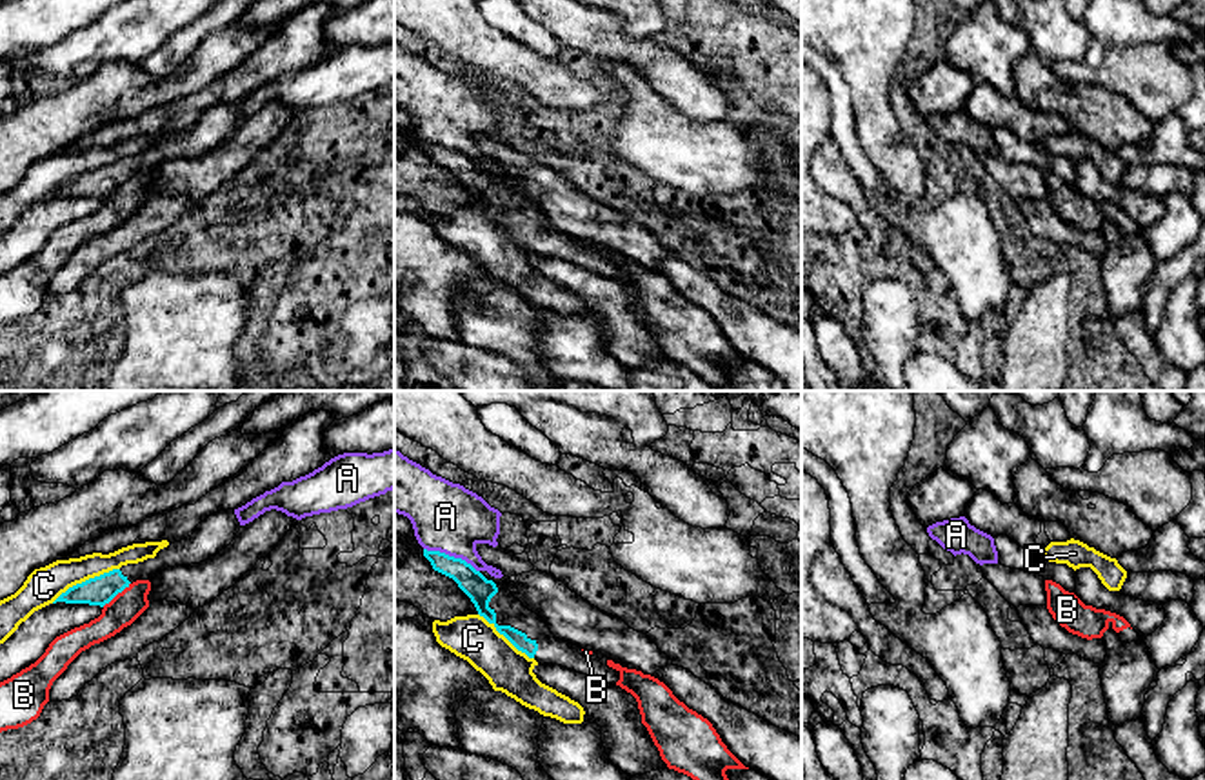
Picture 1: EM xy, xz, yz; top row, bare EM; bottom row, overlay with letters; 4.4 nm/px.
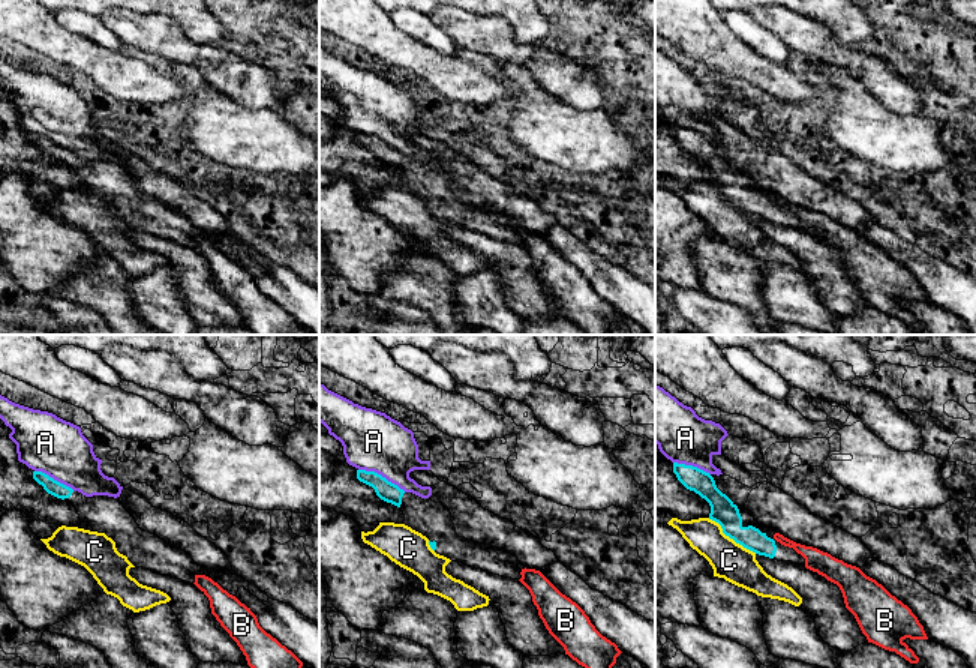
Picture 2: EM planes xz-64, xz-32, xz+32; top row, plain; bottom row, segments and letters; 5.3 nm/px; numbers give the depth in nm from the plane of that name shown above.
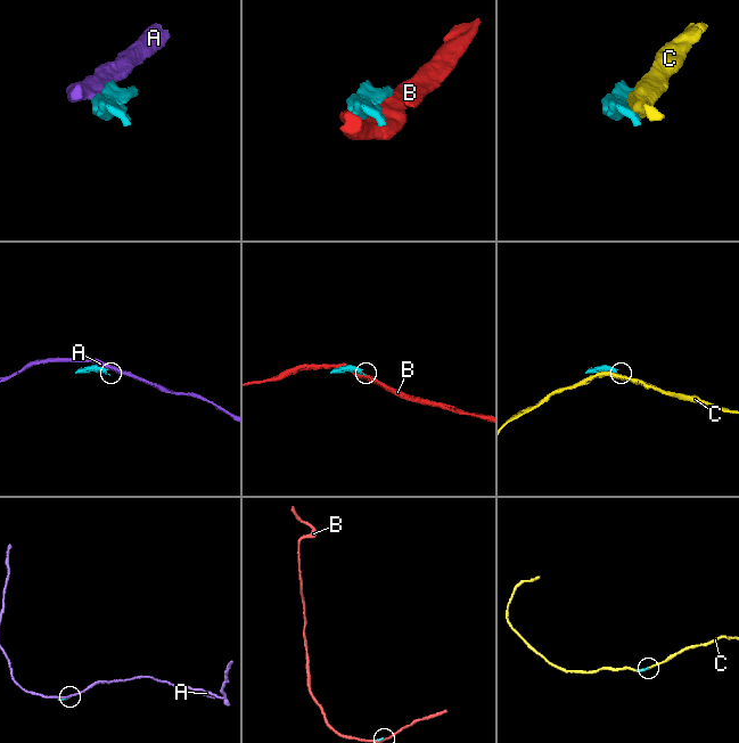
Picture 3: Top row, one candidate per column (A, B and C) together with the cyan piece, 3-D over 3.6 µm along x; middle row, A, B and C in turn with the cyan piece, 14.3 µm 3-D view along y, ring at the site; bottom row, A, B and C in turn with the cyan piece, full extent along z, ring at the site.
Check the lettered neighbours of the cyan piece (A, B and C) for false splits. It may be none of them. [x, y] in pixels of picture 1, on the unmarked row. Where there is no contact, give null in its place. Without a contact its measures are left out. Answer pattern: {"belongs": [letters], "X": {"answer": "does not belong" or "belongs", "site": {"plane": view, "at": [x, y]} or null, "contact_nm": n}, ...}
{"belongs": [], "A": {"answer": "does not belong", "site": {"plane": "xz", "at": [451, 150]}, "contact_nm": 260}, "B": {"answer": "does not belong", "site": {"plane": "xy", "at": [115, 188]}, "contact_nm": 170}, "C": {"answer": "does not belong", "site": {"plane": "xy", "at": [86, 173]}, "contact_nm": 340}}

